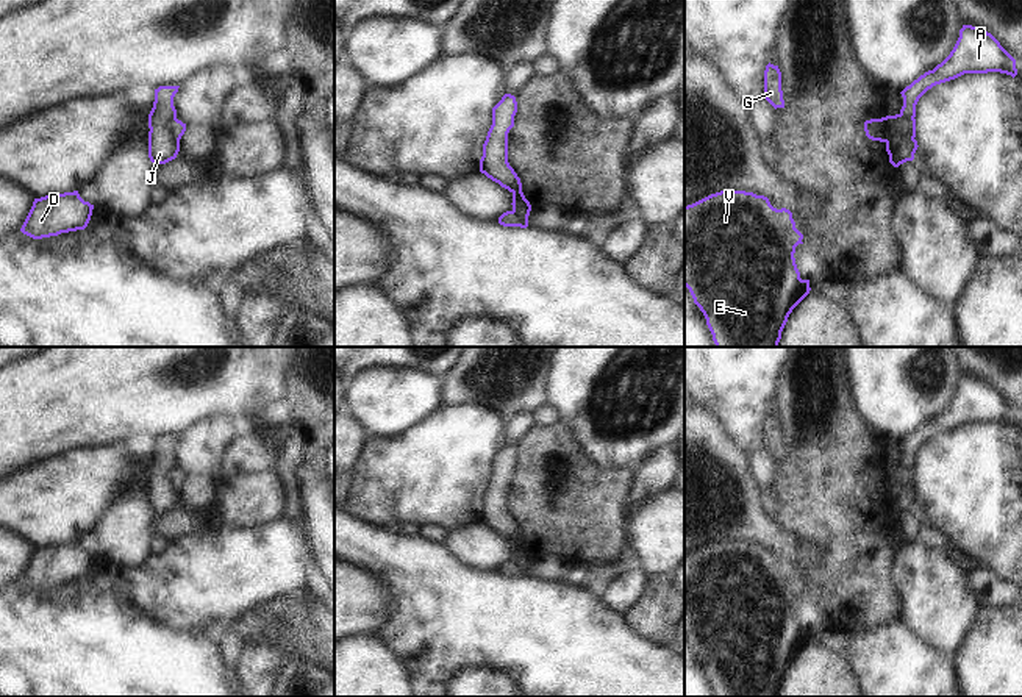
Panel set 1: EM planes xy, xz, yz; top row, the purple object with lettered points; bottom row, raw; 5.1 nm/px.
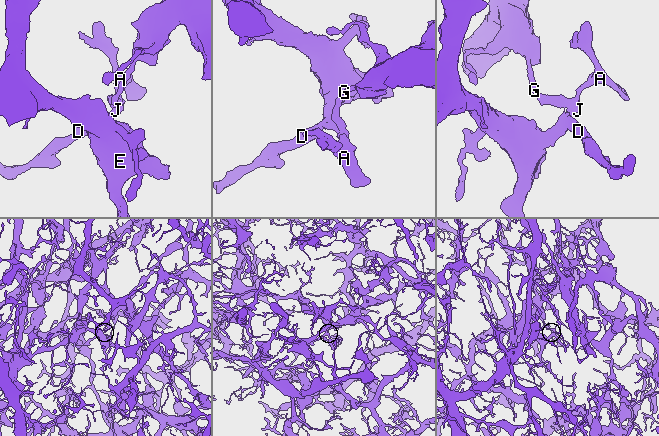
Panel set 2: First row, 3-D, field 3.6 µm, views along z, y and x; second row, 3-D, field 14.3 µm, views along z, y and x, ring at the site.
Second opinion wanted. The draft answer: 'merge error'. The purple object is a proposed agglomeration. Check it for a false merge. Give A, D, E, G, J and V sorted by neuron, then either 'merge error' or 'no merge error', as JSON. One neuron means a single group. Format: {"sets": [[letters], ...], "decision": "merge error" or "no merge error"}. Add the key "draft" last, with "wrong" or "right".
{"sets": [["A", "D", "E", "J", "V"], ["G"]], "decision": "merge error", "draft": "right"}

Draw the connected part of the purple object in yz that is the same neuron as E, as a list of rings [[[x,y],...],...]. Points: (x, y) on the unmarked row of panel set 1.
[[[720,541],[684,556],[684,636],[703,663],[716,697],[778,697],[789,664],[811,641],[794,608],[802,589],[789,559],[777,559],[767,547],[753,542]]]

